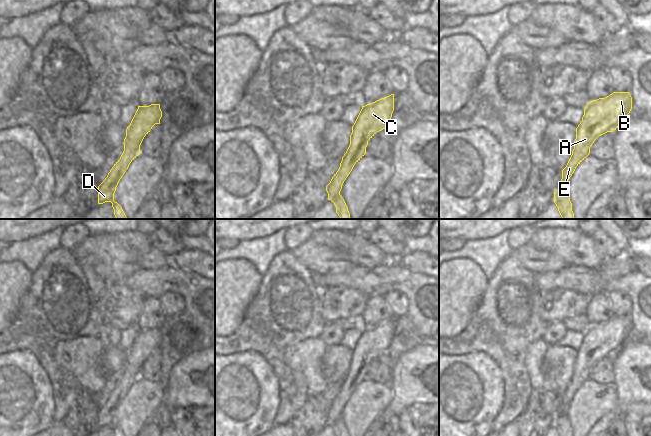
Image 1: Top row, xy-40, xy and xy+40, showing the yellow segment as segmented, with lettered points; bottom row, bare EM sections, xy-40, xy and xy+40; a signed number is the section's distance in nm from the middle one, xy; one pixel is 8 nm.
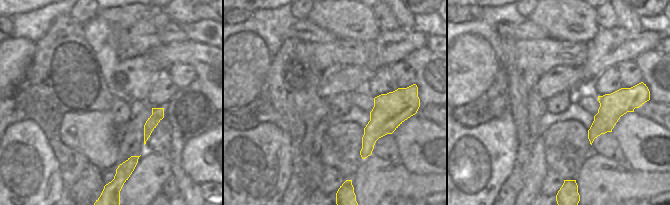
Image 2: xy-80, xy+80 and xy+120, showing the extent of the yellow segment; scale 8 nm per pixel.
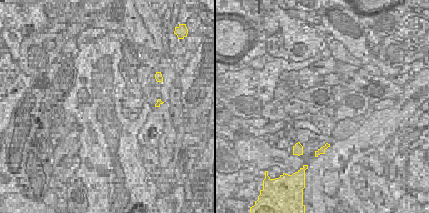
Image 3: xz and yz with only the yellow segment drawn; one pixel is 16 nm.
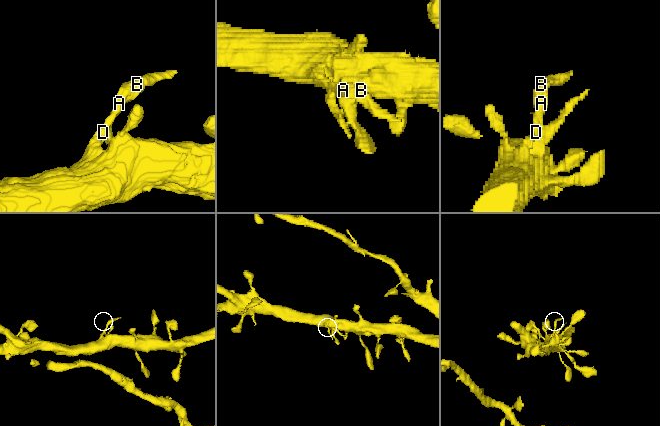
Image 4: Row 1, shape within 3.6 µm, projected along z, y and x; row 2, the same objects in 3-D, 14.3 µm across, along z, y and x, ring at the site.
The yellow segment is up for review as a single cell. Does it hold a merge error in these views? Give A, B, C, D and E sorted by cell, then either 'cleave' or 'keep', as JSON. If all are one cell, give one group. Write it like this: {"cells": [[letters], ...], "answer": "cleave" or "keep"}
{"cells": [["A", "B", "C", "D", "E"]], "answer": "keep"}

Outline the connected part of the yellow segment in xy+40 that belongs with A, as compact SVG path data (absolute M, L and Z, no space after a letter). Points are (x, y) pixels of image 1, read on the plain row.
M613 316L605 322L588 326L582 345L576 352L576 363L572 379L562 394L560 411L554 416L554 427L559 436L573 436L566 407L576 391L590 378L594 365L607 356L616 354L632 333L629 316Z

